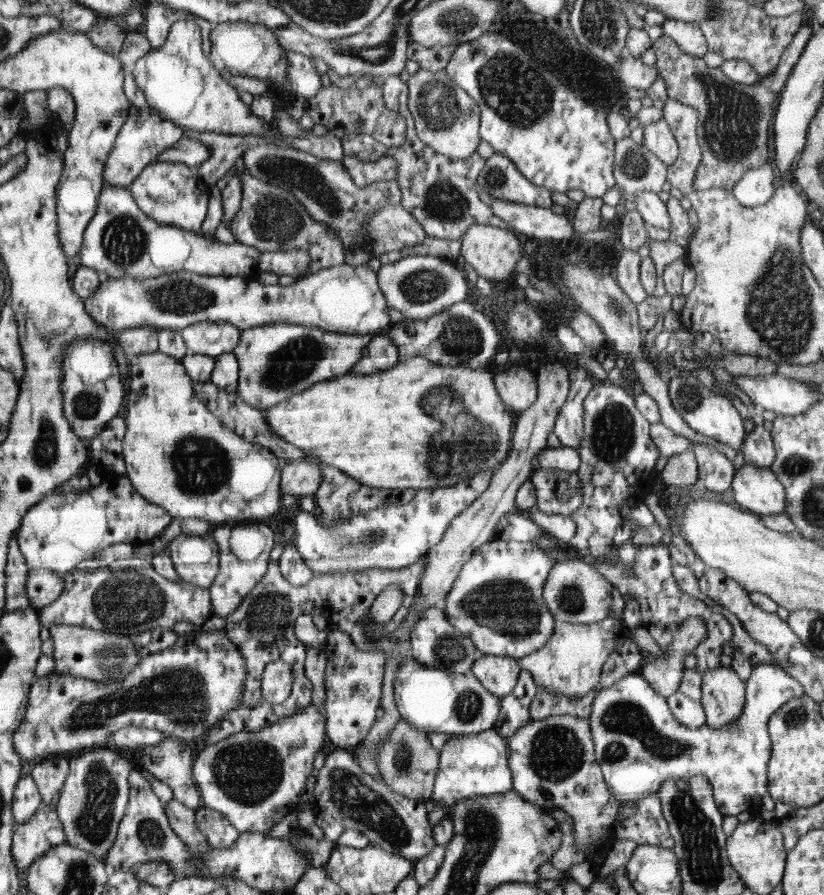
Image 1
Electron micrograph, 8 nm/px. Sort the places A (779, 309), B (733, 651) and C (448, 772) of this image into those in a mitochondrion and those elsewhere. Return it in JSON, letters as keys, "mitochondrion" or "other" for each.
{"A":"mitochondrion","B":"other","C":"other"}

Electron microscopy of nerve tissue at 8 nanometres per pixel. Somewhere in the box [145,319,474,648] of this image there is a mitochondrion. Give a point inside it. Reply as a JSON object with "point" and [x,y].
{"point":[201,466]}

